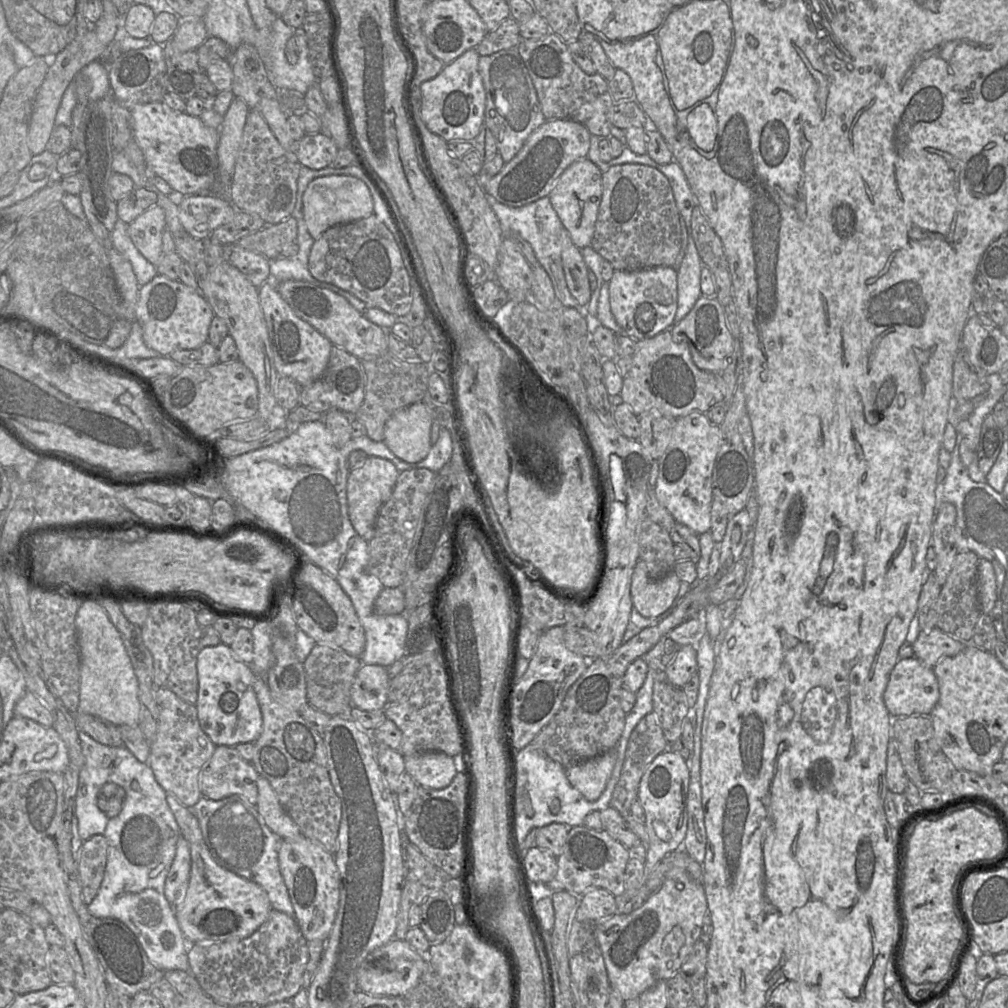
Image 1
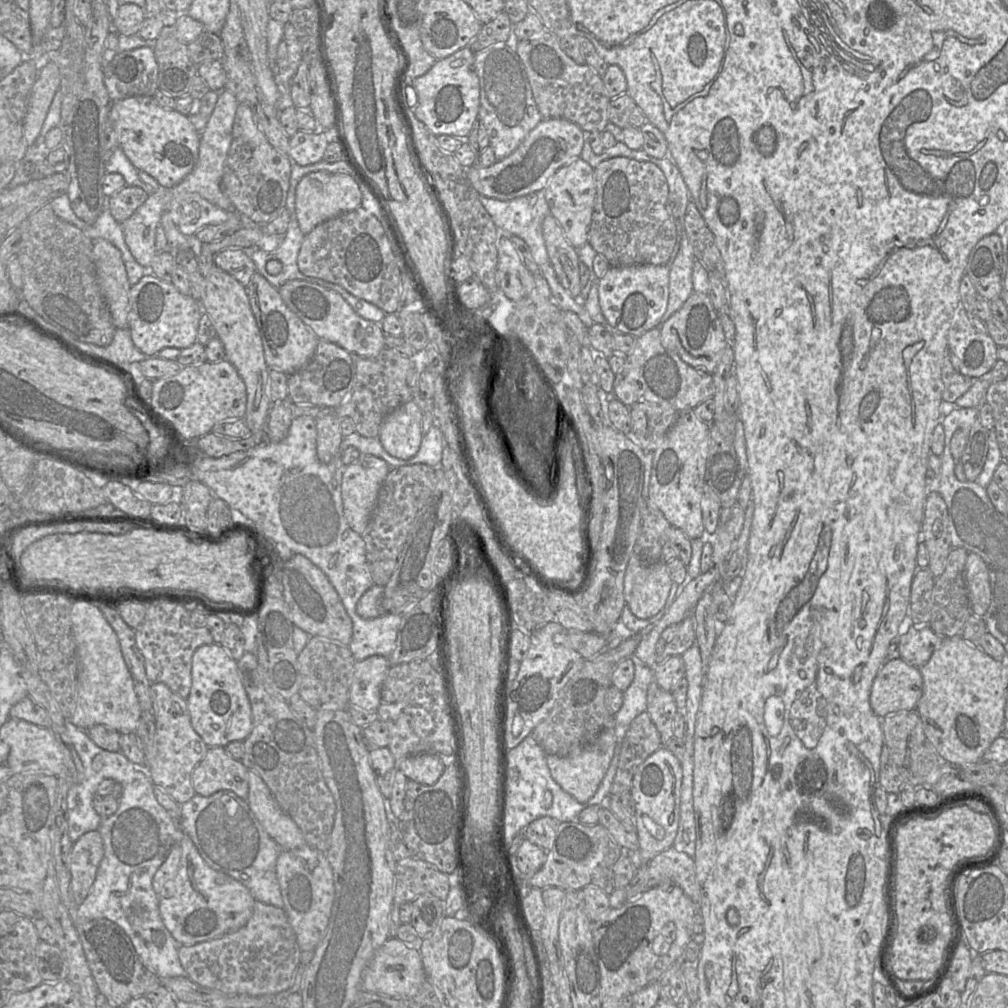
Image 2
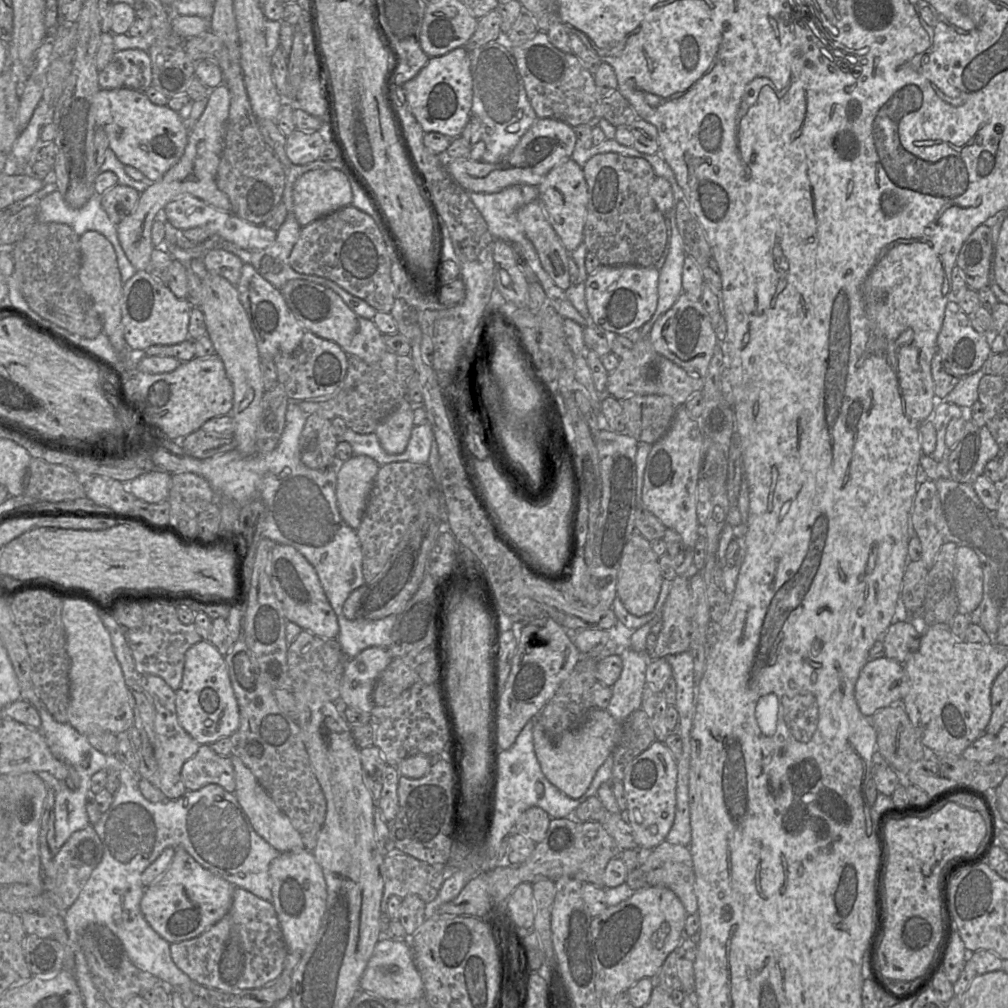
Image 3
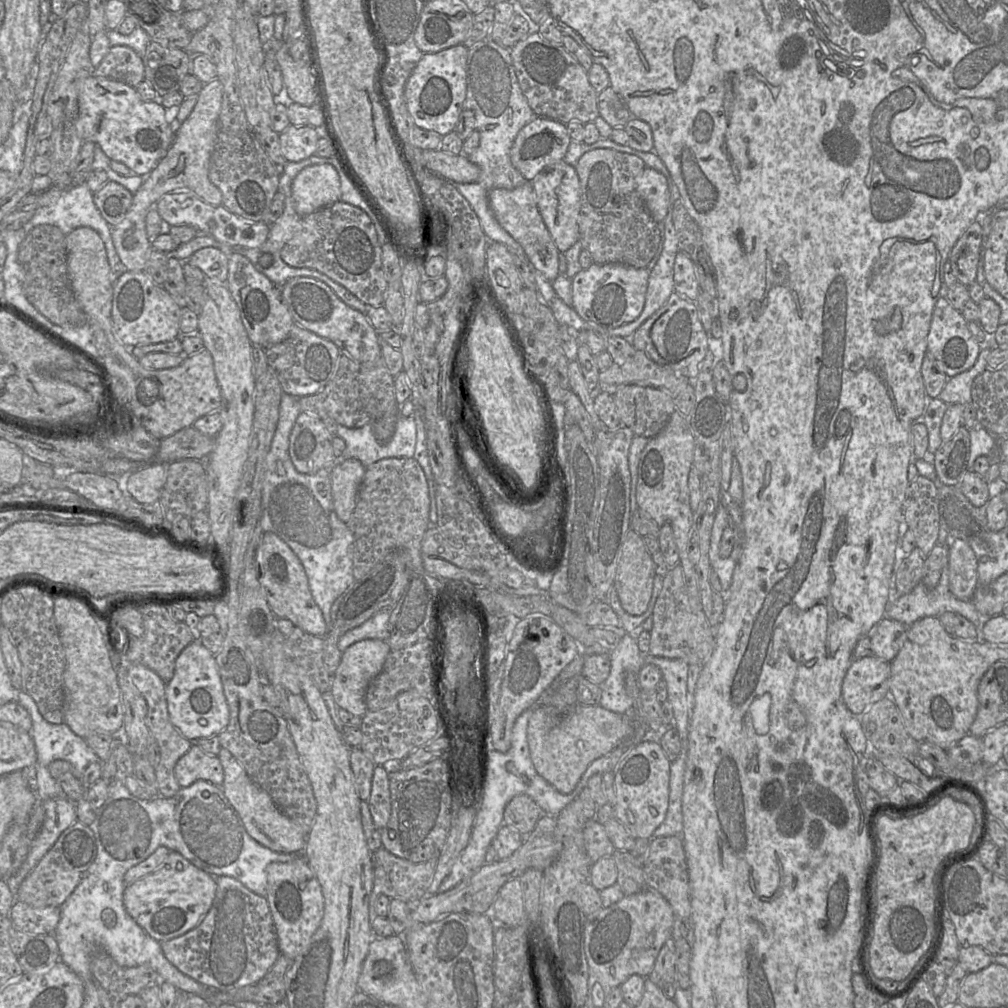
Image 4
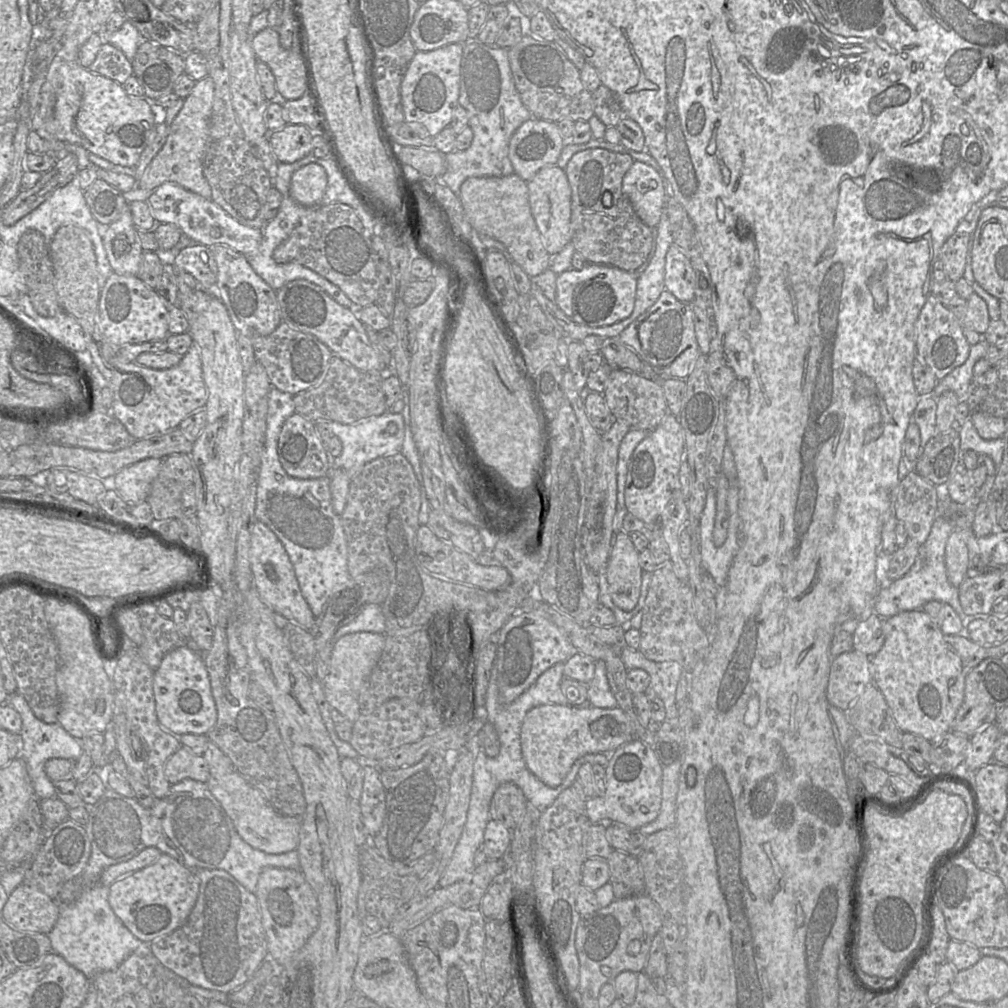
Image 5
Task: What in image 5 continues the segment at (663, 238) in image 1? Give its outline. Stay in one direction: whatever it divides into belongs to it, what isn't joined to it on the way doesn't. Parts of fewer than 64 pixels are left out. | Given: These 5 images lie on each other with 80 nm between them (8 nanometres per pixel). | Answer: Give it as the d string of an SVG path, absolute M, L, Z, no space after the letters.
M604 148L575 153L564 168L571 195L571 243L589 263L634 271L655 253L654 230L636 214L623 192L622 181L634 159Z

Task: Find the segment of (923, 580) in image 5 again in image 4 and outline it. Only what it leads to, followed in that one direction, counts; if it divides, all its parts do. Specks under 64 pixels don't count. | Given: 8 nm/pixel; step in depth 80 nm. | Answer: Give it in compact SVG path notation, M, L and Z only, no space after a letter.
M947 568L935 588L929 589L921 582L911 592L892 597L885 607L884 617L911 625L919 619L936 617L945 612L961 615L976 627L981 623L971 601L960 600L951 593Z

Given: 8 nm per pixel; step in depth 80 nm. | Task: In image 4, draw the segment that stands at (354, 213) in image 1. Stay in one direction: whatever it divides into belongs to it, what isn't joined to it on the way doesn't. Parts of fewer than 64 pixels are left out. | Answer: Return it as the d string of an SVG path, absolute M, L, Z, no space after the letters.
M330 164L303 168L291 184L293 207L301 218L340 201L340 197L340 177Z

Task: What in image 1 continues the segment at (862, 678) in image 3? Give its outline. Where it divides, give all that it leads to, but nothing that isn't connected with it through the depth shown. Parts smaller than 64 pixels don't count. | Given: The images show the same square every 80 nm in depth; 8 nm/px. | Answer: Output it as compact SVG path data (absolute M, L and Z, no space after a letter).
M915 657L899 659L890 672L883 693L884 704L892 717L929 715L939 700L939 685L931 667Z

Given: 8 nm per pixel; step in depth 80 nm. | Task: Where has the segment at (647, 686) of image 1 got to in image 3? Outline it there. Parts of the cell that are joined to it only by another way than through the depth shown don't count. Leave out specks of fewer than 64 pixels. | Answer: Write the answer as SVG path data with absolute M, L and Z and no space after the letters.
M631 648L621 650L623 668L619 679L611 687L612 698L608 712L617 721L624 723L636 710L641 709L642 695L646 687L646 669L650 657Z

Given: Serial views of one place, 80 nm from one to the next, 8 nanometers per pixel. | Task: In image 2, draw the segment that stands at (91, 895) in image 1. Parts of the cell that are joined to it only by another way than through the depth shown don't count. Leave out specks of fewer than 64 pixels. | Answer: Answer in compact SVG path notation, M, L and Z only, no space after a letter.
M89 831L73 843L68 856L71 891L79 905L88 896L104 855L103 839L98 831Z

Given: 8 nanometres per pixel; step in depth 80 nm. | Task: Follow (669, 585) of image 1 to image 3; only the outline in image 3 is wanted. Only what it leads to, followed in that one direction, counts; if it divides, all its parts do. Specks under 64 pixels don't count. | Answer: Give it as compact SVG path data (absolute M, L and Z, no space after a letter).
M635 528L625 547L617 576L617 596L626 610L634 616L644 616L656 606L663 583L658 558L659 556L652 550L651 542Z

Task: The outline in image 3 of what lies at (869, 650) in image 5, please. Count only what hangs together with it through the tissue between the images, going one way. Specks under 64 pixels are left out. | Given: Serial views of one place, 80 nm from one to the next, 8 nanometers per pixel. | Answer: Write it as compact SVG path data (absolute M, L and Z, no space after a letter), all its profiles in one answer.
M893 621L879 640L887 658L904 663L918 651L921 636L910 621Z

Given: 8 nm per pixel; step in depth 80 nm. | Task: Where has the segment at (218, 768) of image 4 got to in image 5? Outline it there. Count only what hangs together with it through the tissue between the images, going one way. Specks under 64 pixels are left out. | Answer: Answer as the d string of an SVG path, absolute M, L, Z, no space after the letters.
M182 747L168 758L164 766L164 774L171 784L184 779L206 783L210 776L205 759L186 747Z

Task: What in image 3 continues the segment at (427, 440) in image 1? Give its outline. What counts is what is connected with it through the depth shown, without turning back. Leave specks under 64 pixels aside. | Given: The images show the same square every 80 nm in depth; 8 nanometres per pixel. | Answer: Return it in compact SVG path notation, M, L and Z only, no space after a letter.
M404 400L378 424L374 434L387 453L401 454L414 426L413 405Z

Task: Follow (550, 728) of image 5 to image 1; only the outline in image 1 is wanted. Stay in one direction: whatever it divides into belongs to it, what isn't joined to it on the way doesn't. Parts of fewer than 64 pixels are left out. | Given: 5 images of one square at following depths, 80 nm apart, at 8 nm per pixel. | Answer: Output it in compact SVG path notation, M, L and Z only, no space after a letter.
M616 748L582 764L565 767L571 785L588 801L597 800L609 781L617 758Z

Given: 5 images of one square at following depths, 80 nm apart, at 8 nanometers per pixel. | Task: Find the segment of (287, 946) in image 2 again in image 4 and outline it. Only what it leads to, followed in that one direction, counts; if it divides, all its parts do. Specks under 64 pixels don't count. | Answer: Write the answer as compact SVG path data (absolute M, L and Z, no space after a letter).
M221 875L214 878L217 889L209 911L200 923L187 933L170 940L159 941L162 951L167 960L180 972L209 987L208 989L230 991L255 985L264 978L281 955L269 904L265 897L250 891L233 877Z

